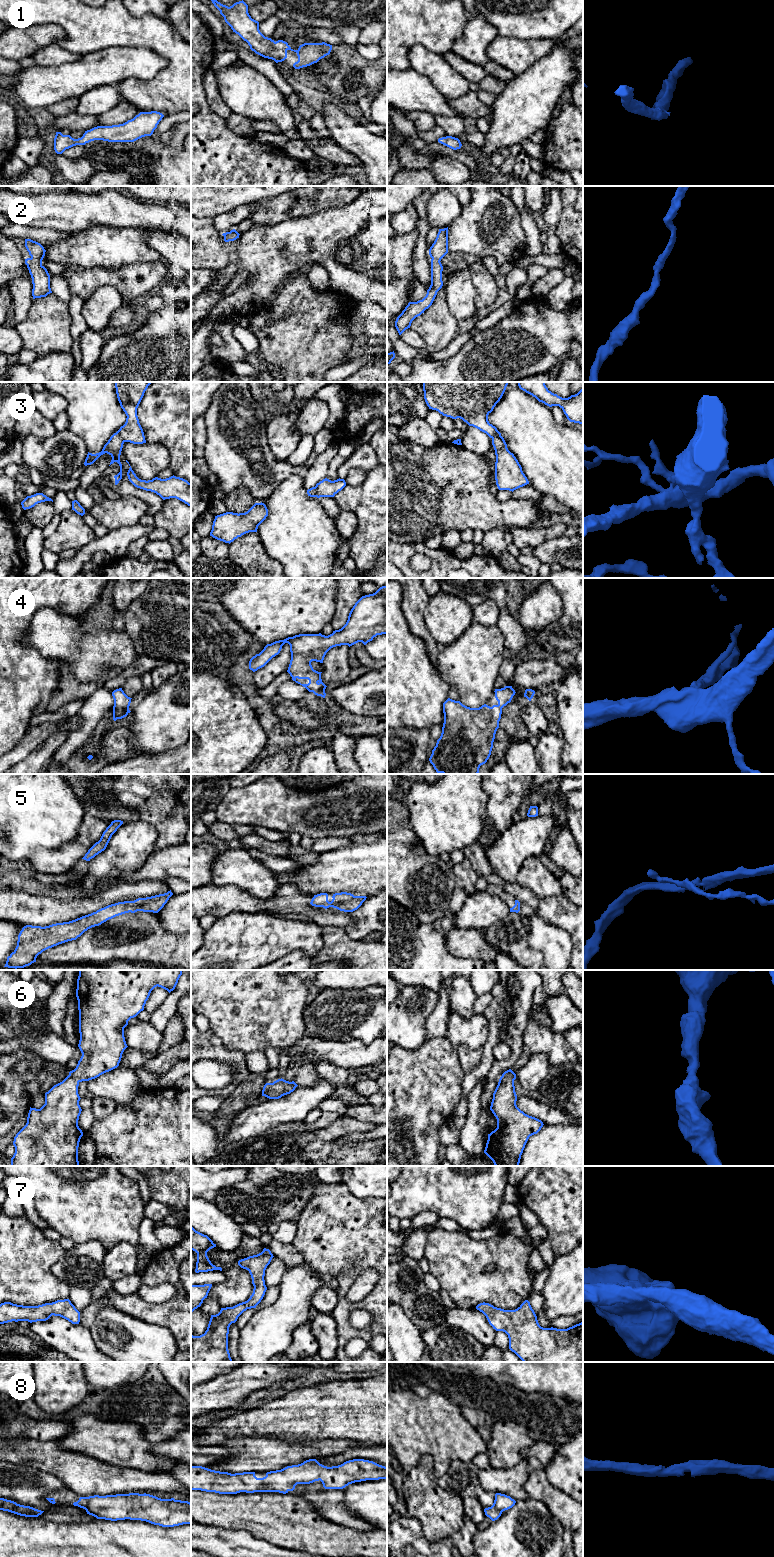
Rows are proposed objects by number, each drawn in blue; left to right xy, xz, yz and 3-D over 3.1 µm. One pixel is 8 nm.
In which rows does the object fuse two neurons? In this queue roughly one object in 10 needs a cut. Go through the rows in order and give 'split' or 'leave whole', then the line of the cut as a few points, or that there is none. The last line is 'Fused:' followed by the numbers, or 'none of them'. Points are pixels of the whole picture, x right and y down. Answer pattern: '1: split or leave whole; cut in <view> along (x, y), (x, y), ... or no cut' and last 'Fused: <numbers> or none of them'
1: leave whole; no cut
2: leave whole; no cut
3: split; cut in xy along (116, 432), (123, 442)
4: leave whole; no cut
5: leave whole; no cut
6: leave whole; no cut
7: leave whole; no cut
8: leave whole; no cut
Fused: 3

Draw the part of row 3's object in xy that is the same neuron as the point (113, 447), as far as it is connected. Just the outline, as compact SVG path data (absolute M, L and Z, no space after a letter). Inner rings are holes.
M116 432L114 433L108 442L104 445L103 449L101 452L92 454L89 453L87 454L87 457L85 459L84 465L91 465L93 464L101 455L107 453L112 457L112 460L110 462L110 465L113 464L114 462L117 462L120 466L120 472L114 476L115 478L115 485L119 483L119 481L122 479L122 464L120 462L120 455L121 451L123 448L123 440L119 436L119 434ZM109 465L109 466L110 466Z

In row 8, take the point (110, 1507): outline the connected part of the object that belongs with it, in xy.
M146 1493L80 1497L73 1505L85 1509L97 1519L141 1520L162 1527L191 1525L190 1502L161 1499Z

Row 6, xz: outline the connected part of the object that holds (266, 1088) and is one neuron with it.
M281 1078L273 1083L266 1083L262 1090L262 1096L269 1099L279 1099L293 1092L297 1086L294 1081L289 1082Z

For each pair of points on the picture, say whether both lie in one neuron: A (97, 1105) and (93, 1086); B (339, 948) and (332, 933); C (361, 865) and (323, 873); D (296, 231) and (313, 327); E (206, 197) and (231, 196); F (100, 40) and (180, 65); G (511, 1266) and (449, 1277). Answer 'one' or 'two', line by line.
A: two
B: one
C: one
D: two
E: one
F: one
G: one

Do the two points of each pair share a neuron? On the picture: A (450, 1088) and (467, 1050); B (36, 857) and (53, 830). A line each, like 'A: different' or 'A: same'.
A: different
B: different

